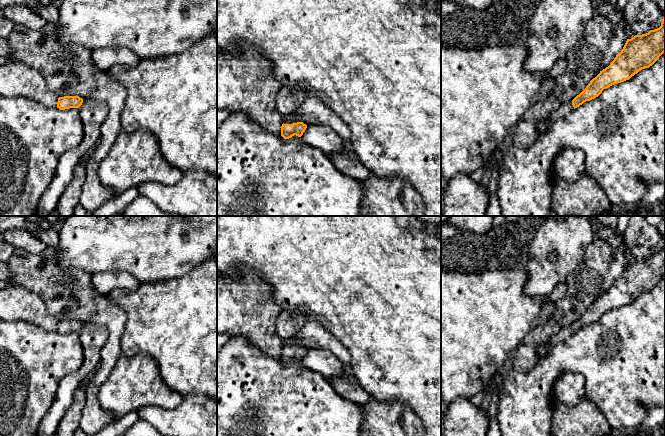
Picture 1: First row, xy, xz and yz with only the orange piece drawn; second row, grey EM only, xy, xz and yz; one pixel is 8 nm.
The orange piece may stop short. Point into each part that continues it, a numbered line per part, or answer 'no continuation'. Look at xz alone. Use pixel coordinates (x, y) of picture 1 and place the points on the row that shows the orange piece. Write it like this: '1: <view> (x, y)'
1: xz (287, 120)

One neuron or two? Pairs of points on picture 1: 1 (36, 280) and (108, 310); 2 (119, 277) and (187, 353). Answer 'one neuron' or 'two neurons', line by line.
1: one neuron
2: two neurons

